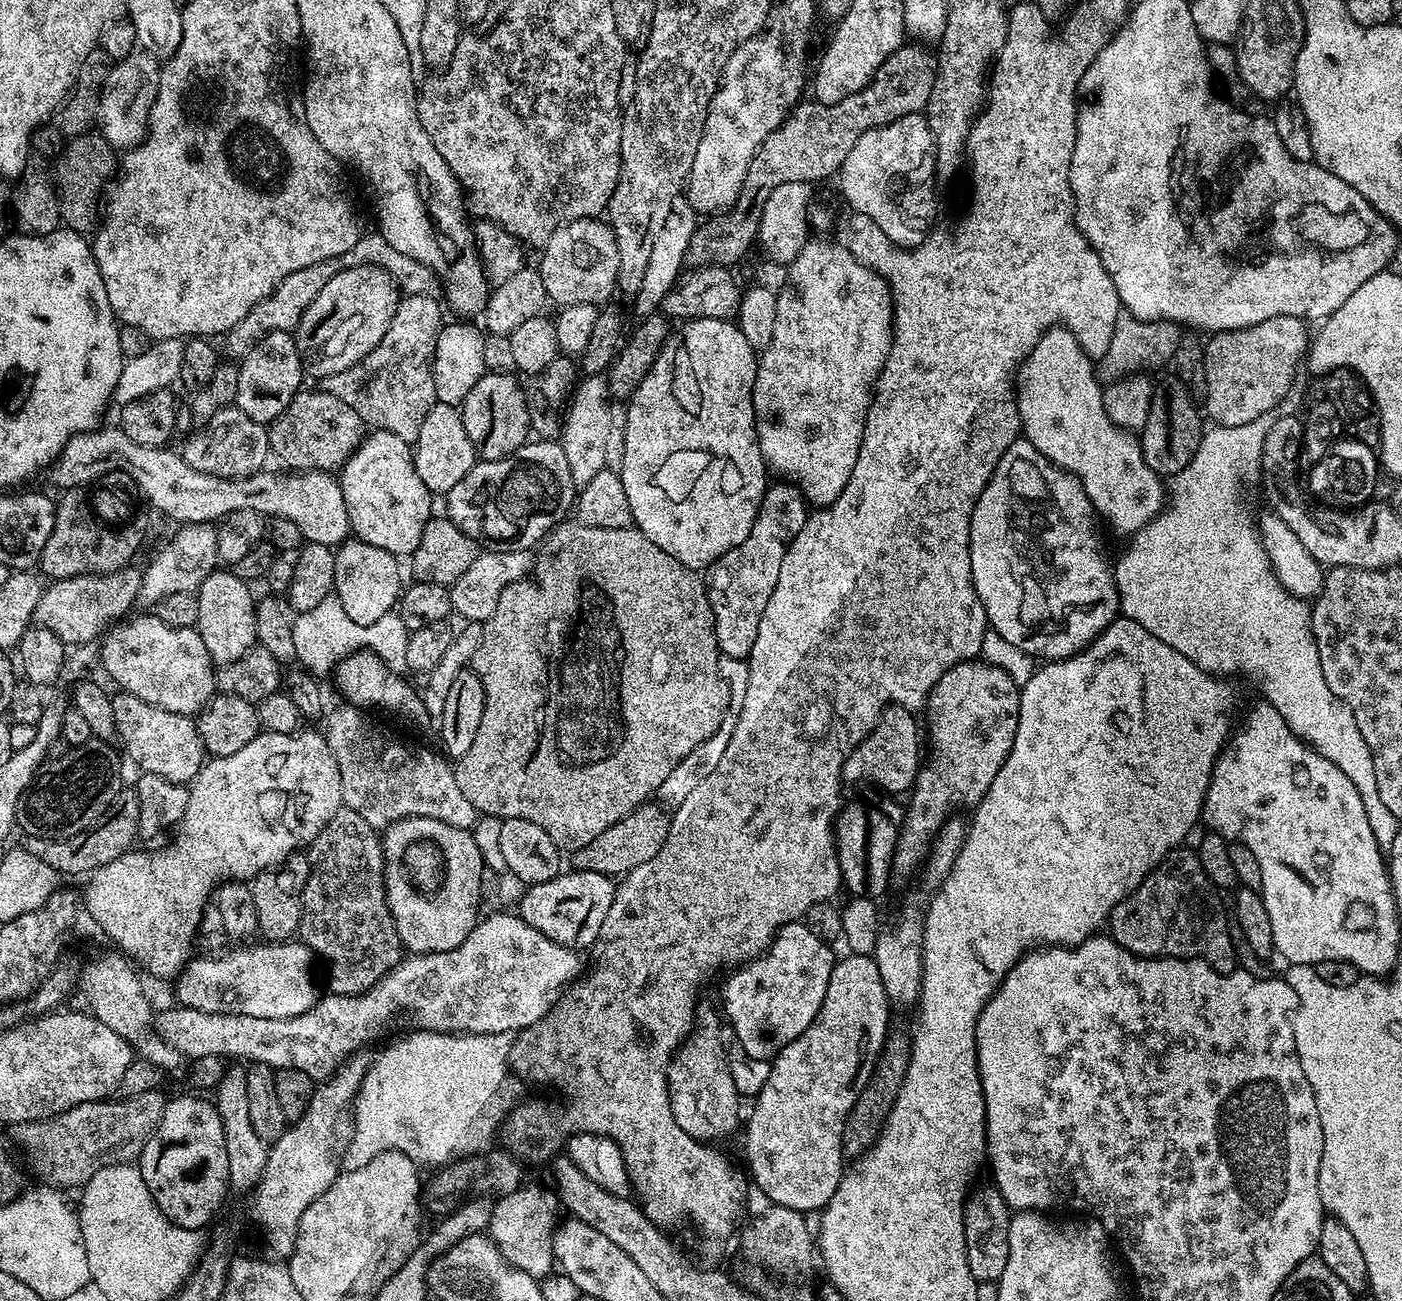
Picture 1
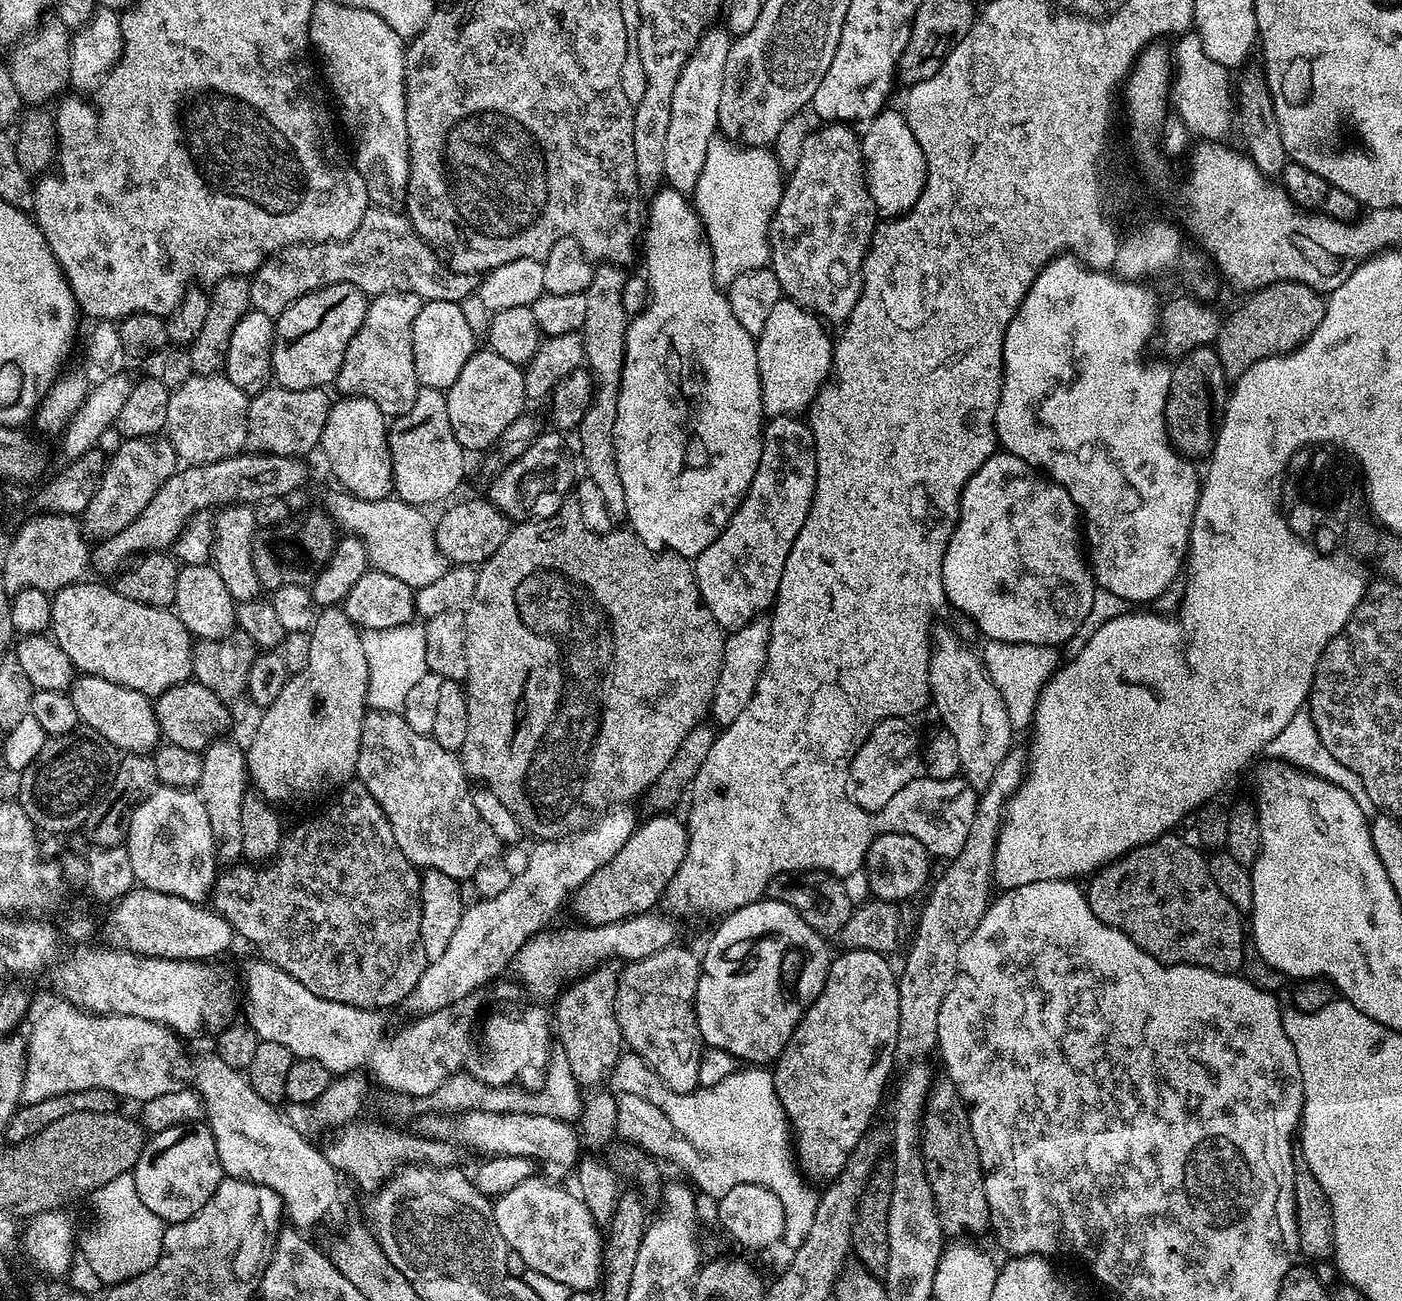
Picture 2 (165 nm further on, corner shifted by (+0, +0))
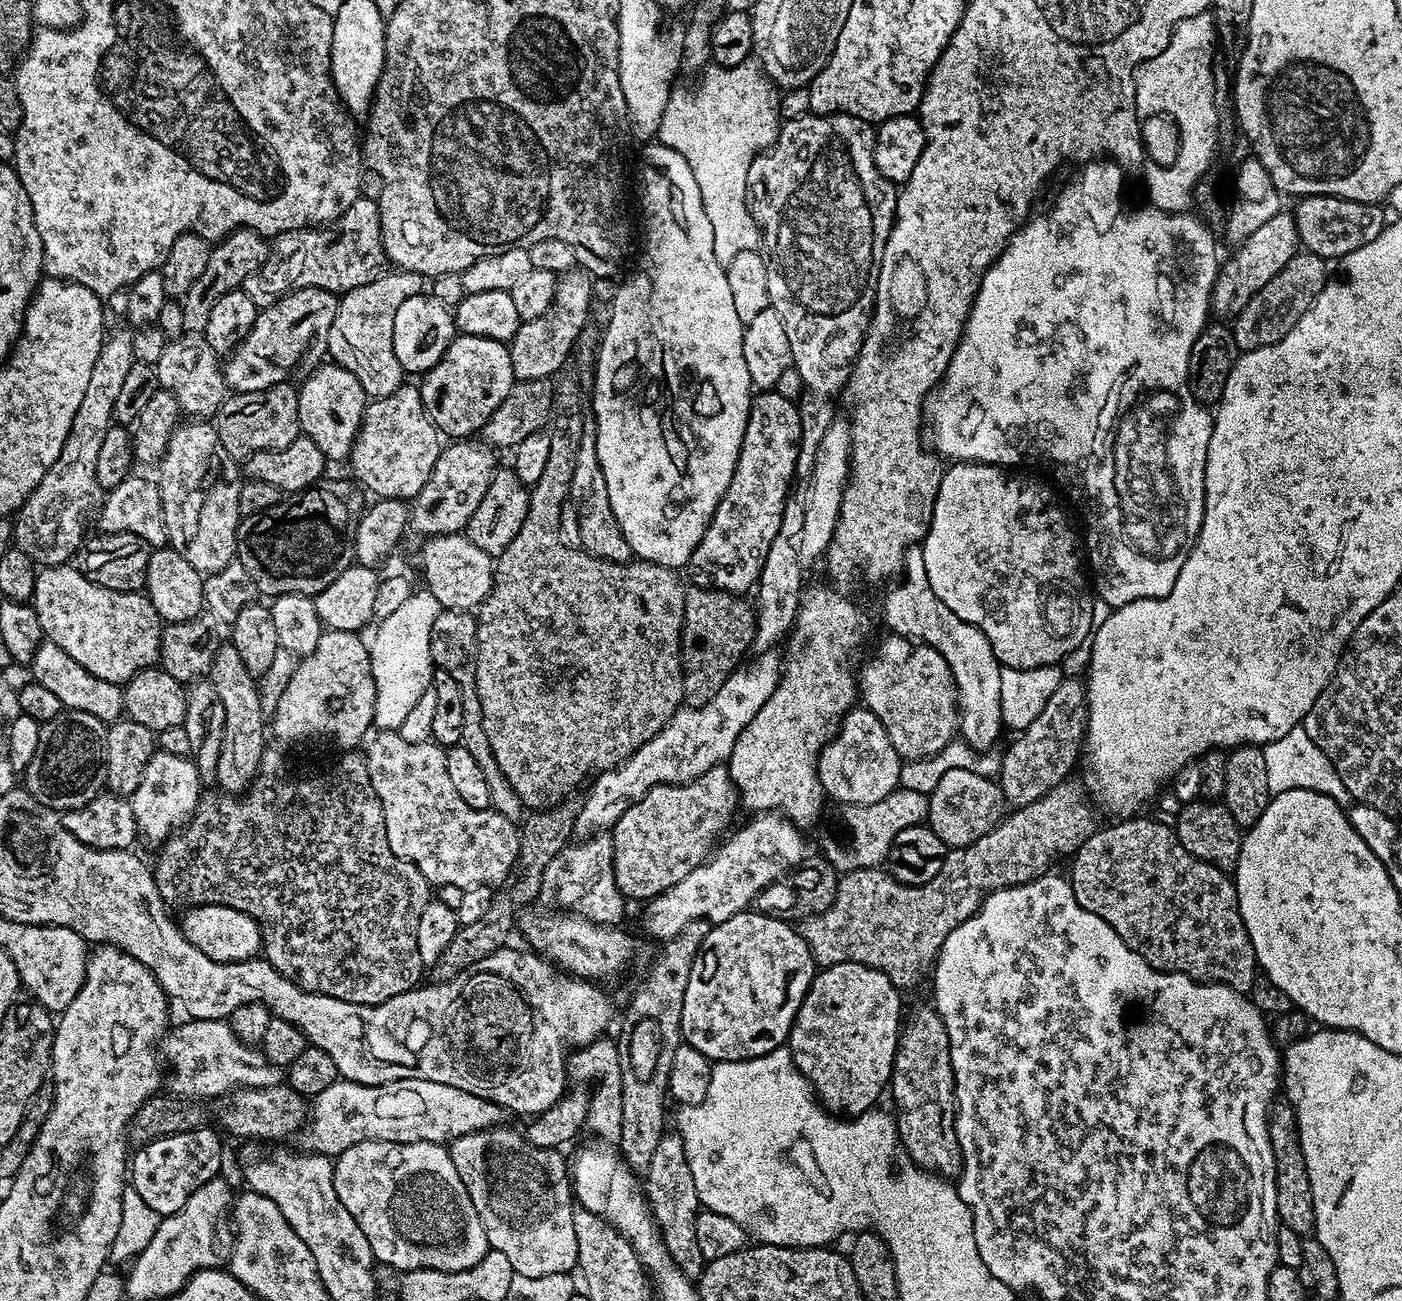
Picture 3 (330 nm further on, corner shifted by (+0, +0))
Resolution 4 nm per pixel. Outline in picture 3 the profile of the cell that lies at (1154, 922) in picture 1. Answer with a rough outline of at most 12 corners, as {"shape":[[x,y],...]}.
{"shape":[[1156,820],[1071,857],[1082,910],[1151,968],[1251,993],[1233,877]]}

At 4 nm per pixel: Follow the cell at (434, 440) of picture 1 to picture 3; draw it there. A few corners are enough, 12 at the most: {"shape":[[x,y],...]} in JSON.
{"shape":[[405,382],[365,407],[351,475],[408,502],[440,457],[442,433]]}

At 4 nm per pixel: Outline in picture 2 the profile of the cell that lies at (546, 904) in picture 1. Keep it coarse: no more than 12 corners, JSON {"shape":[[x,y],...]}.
{"shape":[[643,821],[570,900],[588,926],[653,911],[688,849]]}

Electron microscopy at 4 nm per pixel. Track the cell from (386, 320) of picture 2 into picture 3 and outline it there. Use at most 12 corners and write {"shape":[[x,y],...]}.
{"shape":[[388,270],[339,297],[331,363],[365,397],[405,383],[394,318],[425,277]]}

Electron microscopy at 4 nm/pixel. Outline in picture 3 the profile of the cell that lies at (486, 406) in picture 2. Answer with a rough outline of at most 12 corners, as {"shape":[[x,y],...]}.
{"shape":[[463,334],[418,387],[475,437],[516,383],[505,341]]}

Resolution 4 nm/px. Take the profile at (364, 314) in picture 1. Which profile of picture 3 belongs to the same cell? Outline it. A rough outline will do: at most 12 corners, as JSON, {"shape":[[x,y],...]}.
{"shape":[[300,288],[259,309],[223,361],[233,393],[315,372],[335,292]]}

